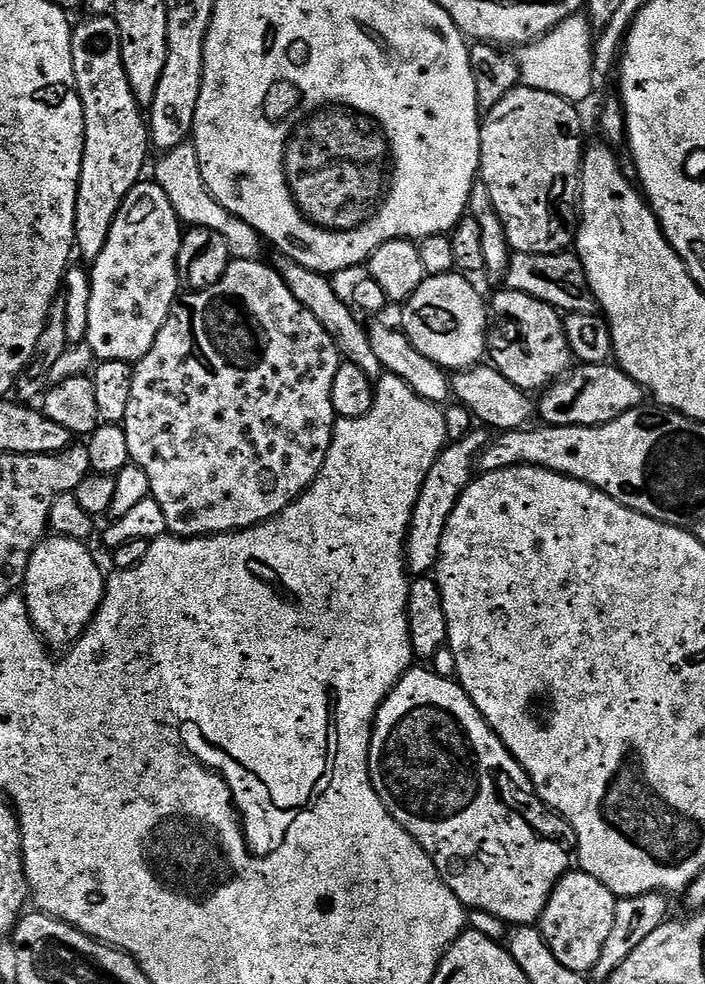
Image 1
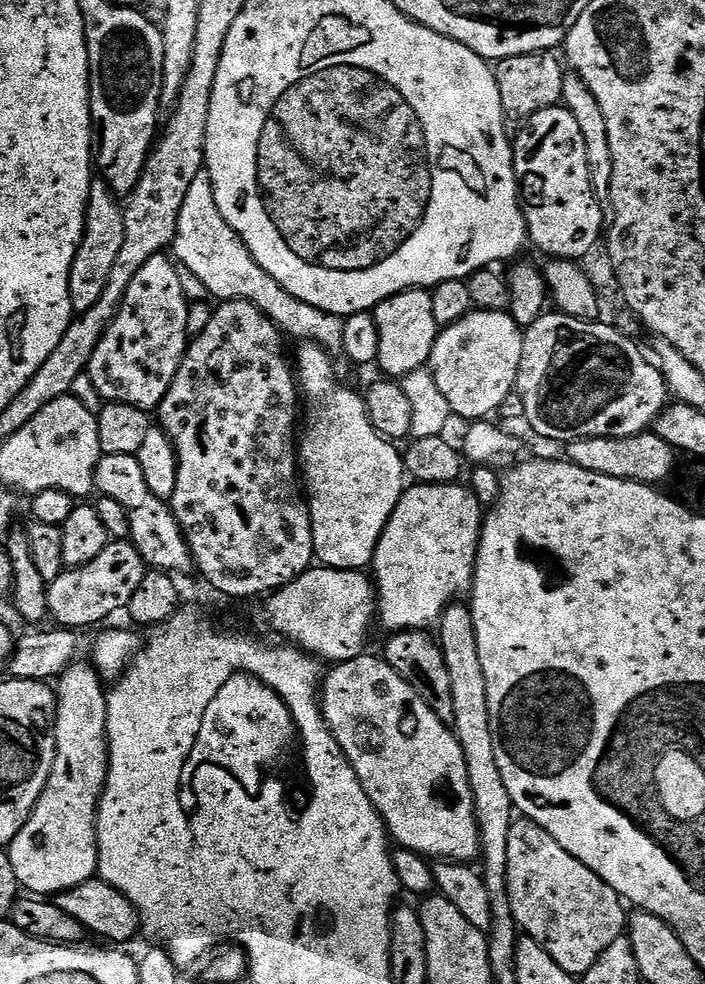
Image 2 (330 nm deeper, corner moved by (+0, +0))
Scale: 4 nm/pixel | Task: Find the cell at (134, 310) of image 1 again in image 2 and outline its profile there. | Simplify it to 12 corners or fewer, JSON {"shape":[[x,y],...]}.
{"shape":[[181,269],[134,274],[88,363],[101,401],[159,409],[190,343]]}

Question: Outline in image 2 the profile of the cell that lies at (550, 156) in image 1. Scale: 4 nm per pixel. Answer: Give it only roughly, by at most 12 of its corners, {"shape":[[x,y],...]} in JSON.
{"shape":[[565,106],[528,117],[514,155],[528,239],[583,261],[606,212]]}

